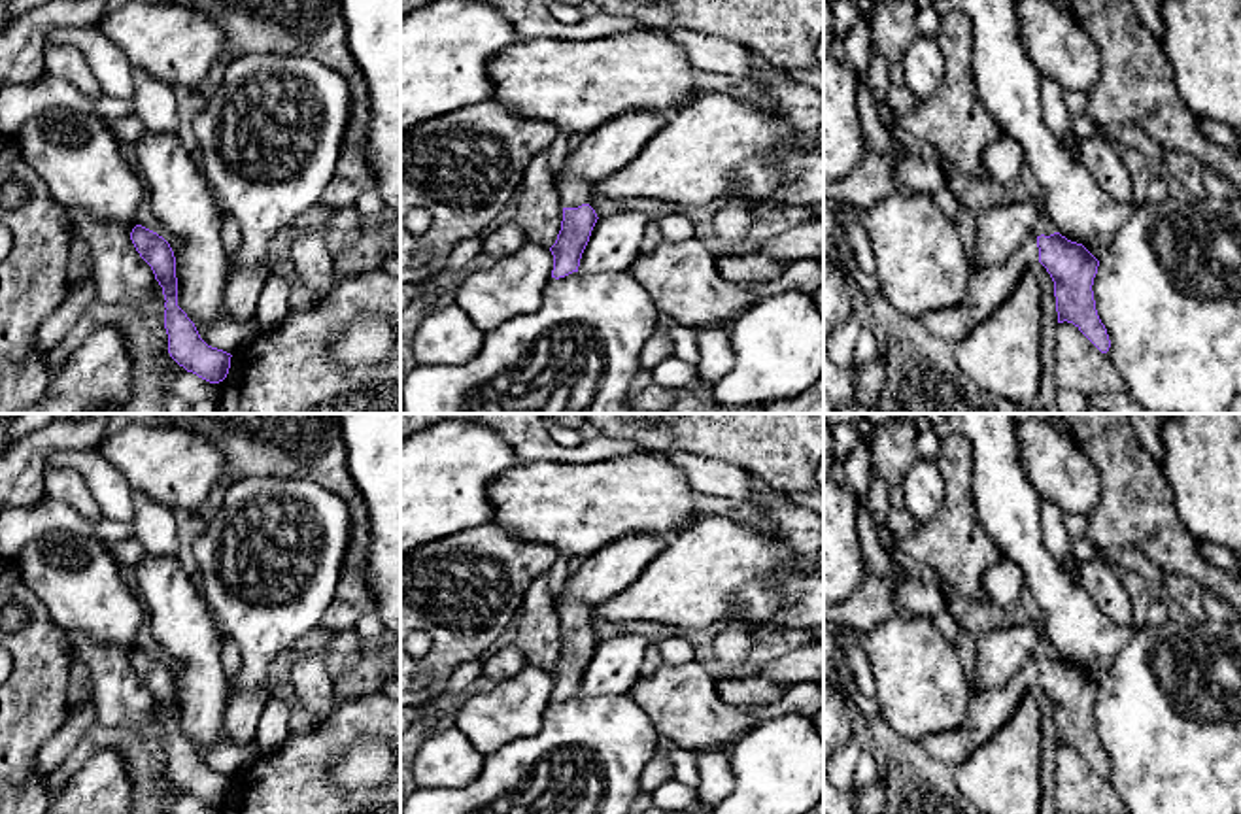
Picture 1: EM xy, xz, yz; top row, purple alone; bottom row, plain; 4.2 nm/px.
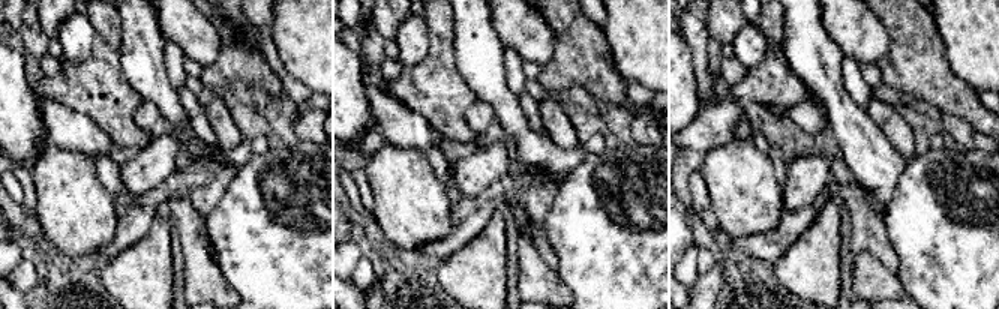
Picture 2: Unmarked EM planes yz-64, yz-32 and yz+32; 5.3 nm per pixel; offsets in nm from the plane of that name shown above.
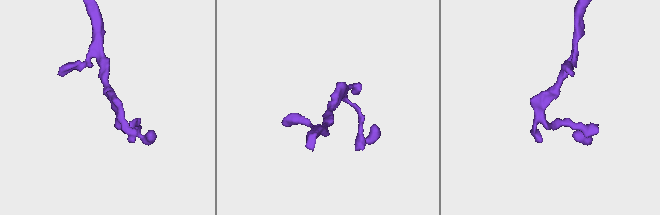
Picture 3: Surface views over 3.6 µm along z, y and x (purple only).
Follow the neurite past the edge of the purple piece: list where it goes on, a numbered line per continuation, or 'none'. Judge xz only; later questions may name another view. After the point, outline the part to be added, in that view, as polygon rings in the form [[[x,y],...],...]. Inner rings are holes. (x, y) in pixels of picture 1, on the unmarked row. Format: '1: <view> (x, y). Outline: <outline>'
1: xz (573, 616). Outline: [[[565,601],[555,606],[563,631],[578,631],[589,627],[593,619],[593,608],[584,602]]]

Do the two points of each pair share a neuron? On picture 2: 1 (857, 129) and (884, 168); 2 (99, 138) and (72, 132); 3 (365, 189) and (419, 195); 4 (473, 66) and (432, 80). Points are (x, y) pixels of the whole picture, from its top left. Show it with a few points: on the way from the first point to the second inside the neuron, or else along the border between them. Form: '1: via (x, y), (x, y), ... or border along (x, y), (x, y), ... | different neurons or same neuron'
1: via (858, 138), (875, 159) | same neuron
2: via (93, 138), (78, 132) | same neuron
3: border along (362, 168), (372, 194), (371, 209) | different neurons
4: border along (453, 36), (456, 71), (476, 99) | different neurons

